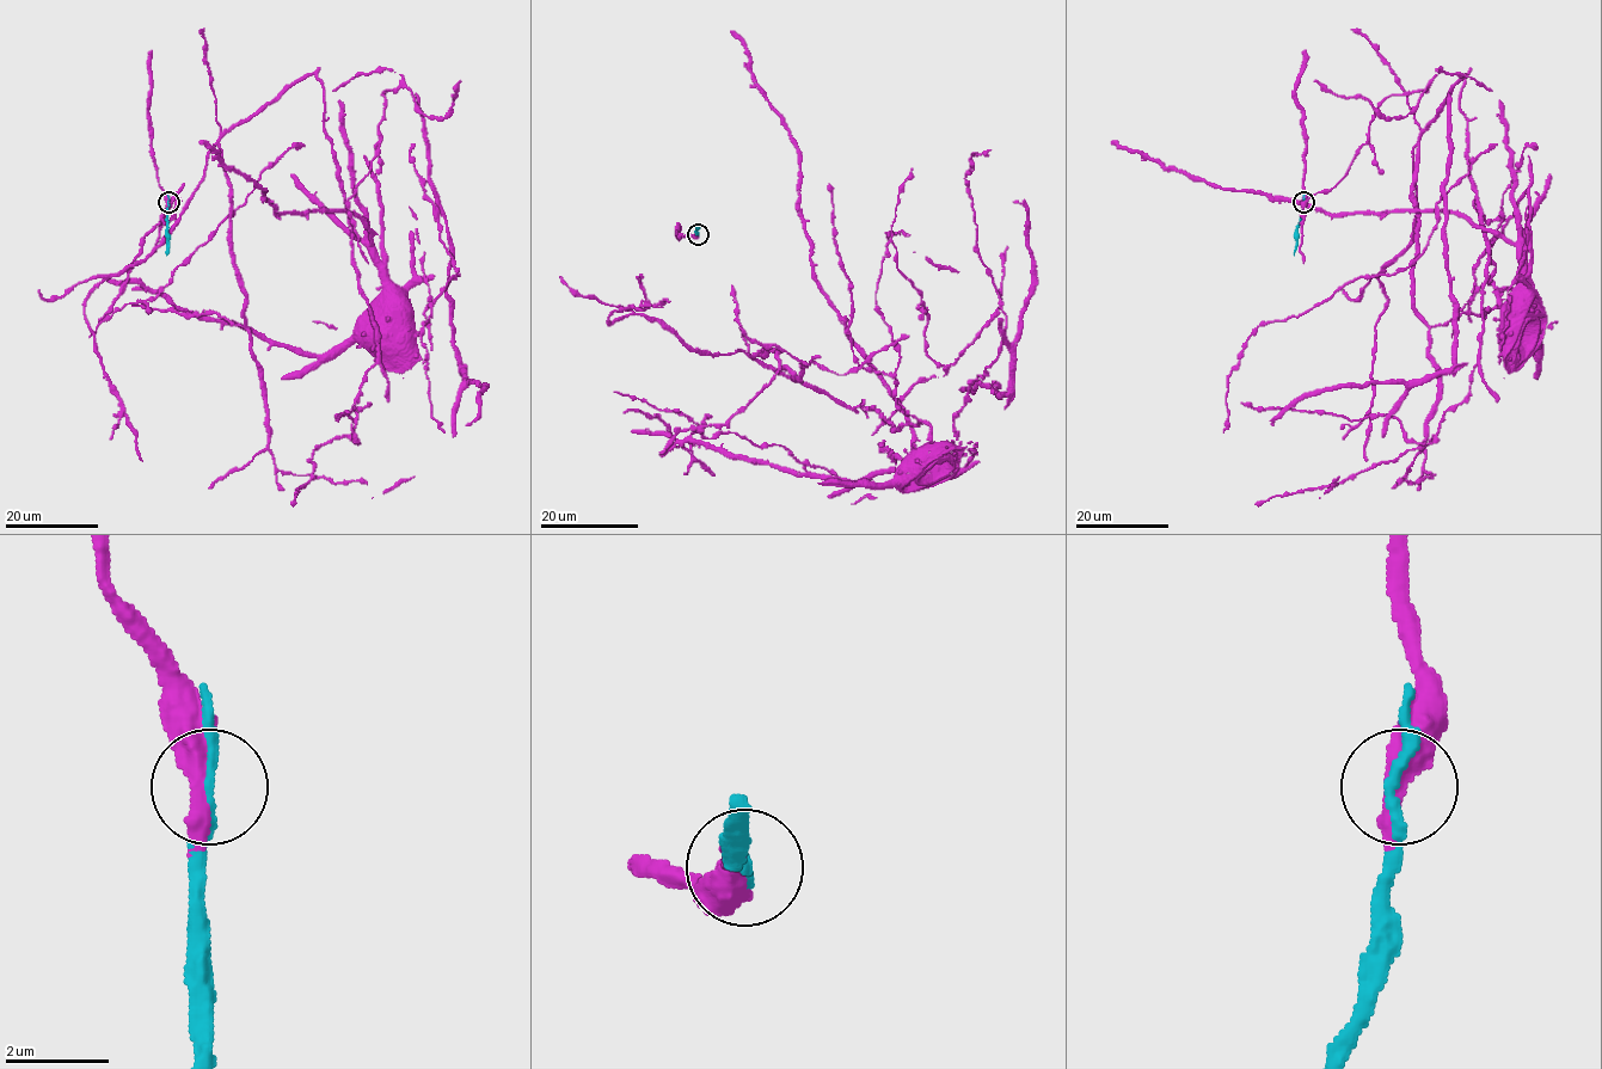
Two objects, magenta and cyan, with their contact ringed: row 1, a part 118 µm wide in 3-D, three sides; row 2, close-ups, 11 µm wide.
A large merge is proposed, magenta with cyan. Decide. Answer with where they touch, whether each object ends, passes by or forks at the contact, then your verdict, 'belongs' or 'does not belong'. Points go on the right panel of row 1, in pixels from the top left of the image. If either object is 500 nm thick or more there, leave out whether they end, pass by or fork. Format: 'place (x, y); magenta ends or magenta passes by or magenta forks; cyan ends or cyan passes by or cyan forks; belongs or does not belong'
place (1303, 202); magenta passes by; cyan passes by; belongs

